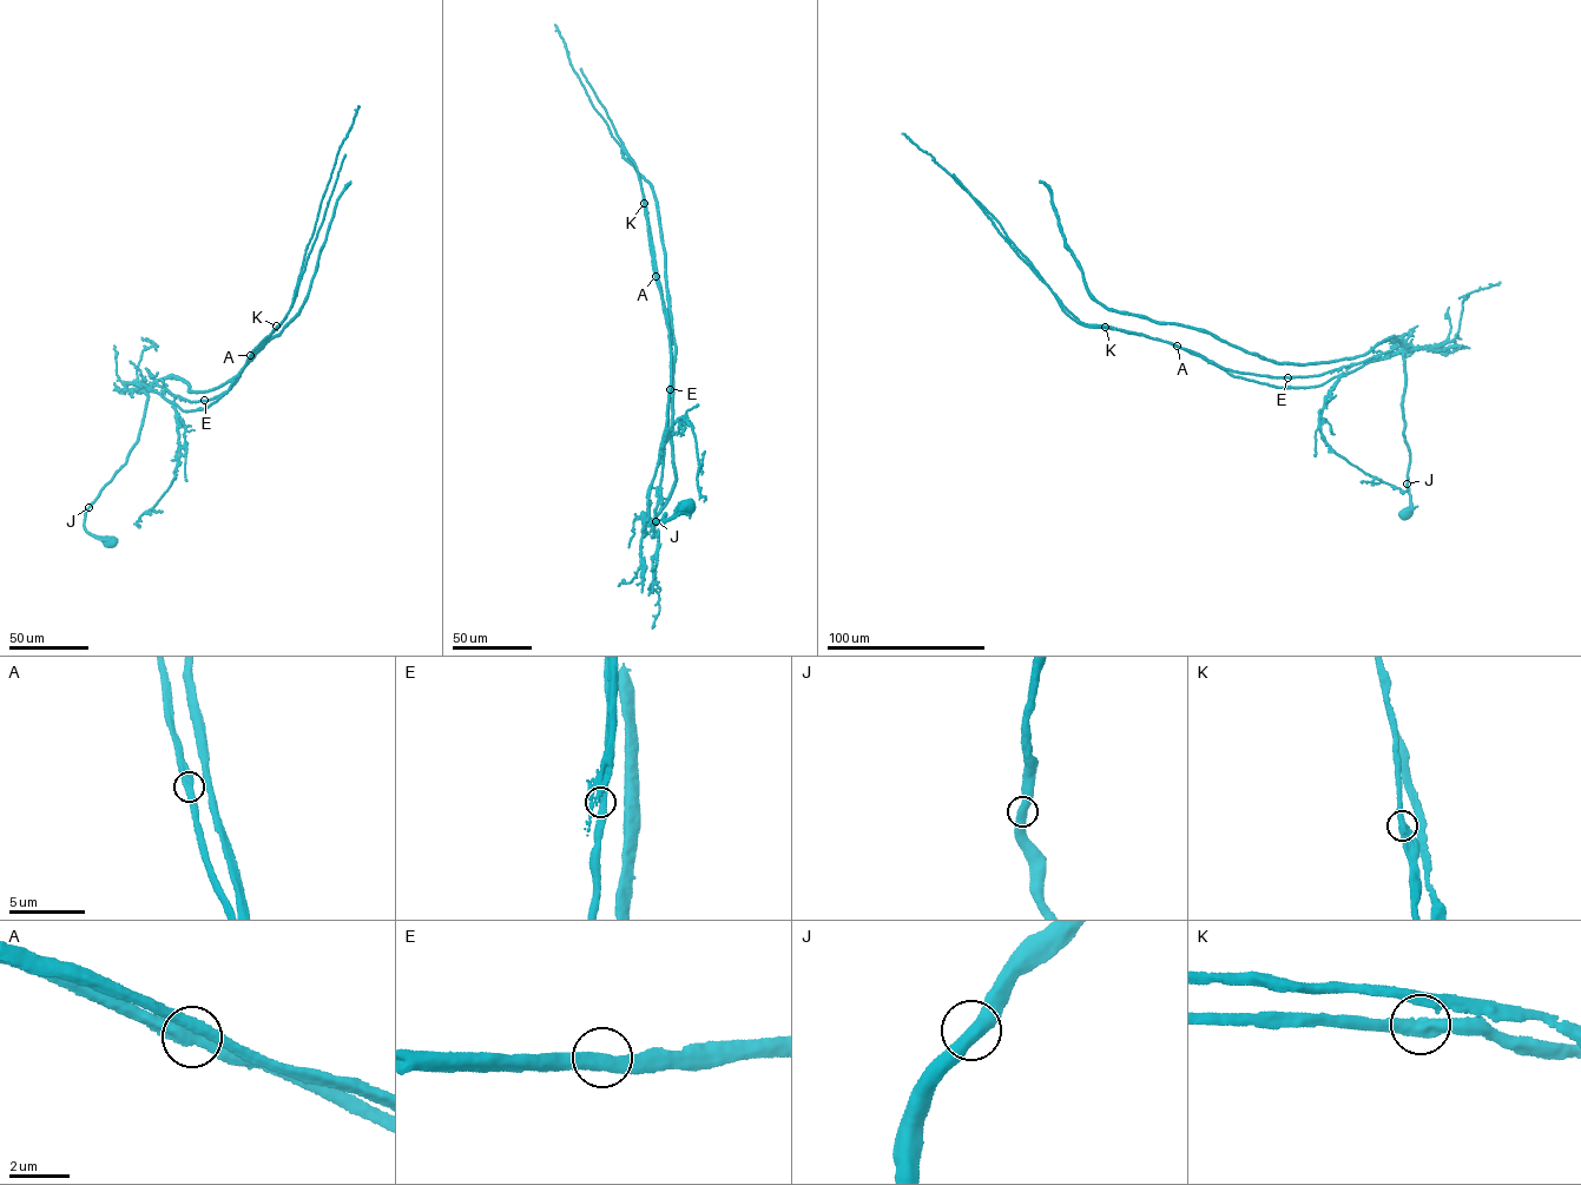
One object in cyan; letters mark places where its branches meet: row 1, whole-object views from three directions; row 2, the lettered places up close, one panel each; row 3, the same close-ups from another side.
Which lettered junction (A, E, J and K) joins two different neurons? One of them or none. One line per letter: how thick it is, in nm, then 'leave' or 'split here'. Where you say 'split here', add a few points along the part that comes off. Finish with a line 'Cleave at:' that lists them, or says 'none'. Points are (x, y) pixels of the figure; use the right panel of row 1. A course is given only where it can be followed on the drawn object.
A: 480 nm thick; leave
E: 480 nm thick; leave
J: 480 nm thick; leave
K: 480 nm thick; leave
Cleave at: none

